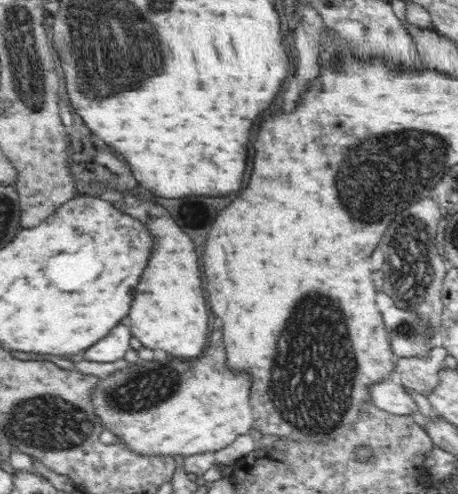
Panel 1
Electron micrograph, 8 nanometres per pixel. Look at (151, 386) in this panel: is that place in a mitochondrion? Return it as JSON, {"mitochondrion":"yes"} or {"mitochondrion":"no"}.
{"mitochondrion":"yes"}

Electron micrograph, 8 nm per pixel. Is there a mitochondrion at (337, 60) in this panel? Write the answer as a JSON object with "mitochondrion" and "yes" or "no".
{"mitochondrion":"no"}

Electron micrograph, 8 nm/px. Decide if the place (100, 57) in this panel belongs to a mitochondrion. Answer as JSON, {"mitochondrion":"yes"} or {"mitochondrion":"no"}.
{"mitochondrion":"yes"}

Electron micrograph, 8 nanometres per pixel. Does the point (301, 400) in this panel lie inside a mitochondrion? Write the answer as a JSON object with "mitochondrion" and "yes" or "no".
{"mitochondrion":"yes"}

